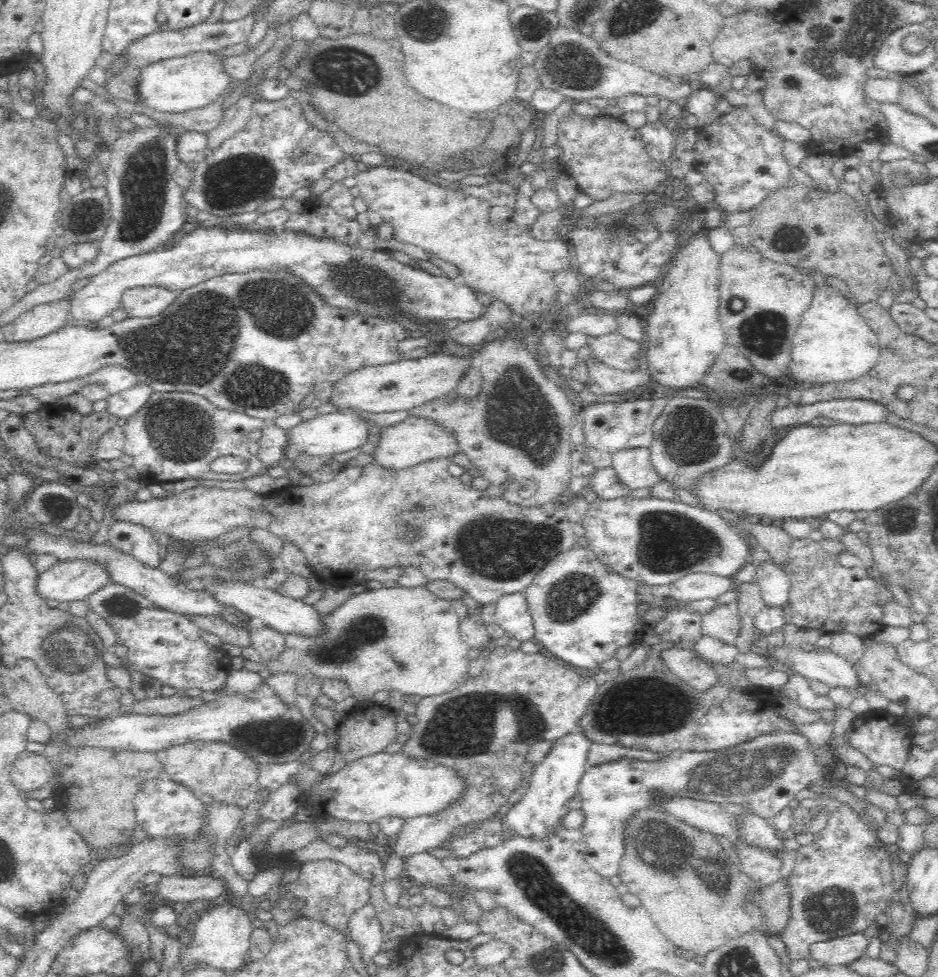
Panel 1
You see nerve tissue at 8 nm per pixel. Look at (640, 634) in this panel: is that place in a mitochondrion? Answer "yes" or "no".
no

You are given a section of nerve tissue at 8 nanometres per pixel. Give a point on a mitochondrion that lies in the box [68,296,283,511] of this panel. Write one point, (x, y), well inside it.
(182, 434)

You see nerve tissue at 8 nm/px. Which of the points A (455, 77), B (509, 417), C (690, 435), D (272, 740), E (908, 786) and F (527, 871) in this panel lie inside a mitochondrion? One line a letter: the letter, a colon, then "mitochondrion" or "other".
A: other
B: mitochondrion
C: mitochondrion
D: mitochondrion
E: other
F: mitochondrion

